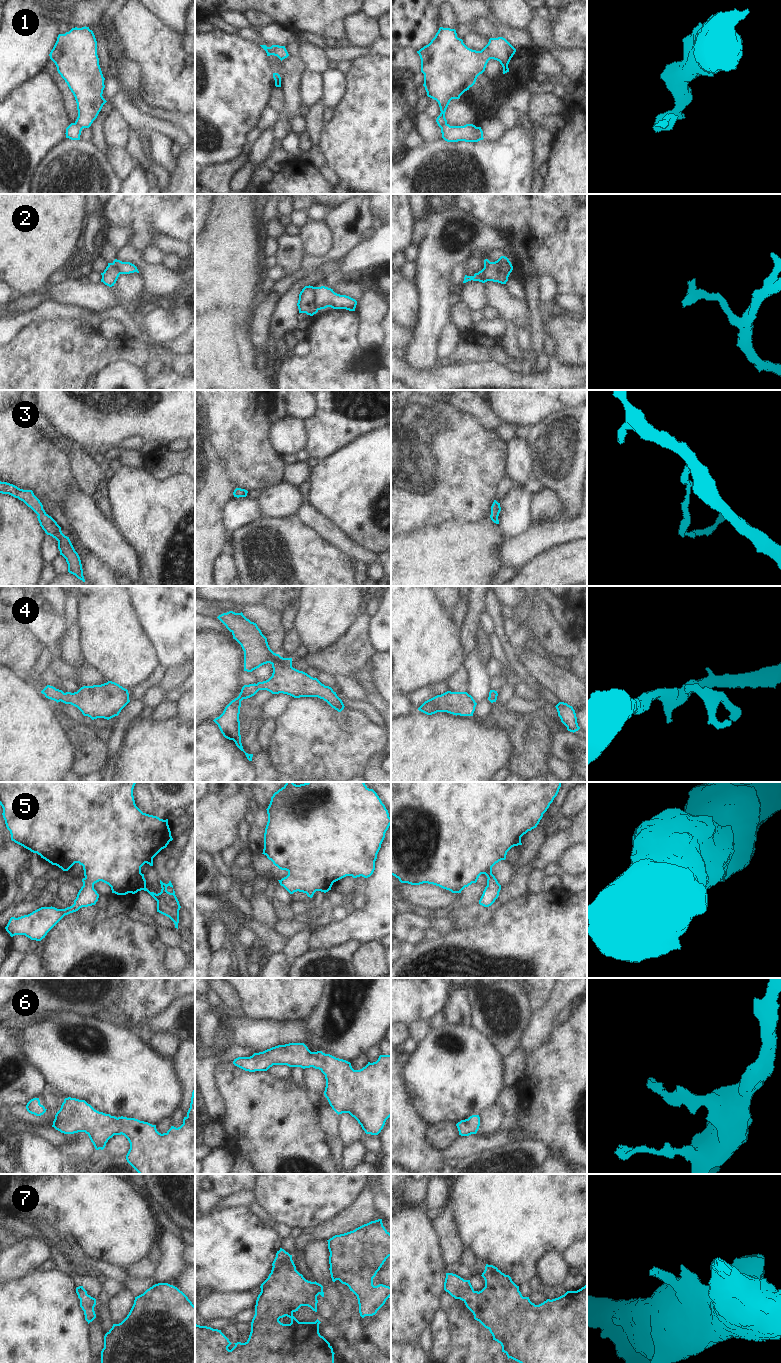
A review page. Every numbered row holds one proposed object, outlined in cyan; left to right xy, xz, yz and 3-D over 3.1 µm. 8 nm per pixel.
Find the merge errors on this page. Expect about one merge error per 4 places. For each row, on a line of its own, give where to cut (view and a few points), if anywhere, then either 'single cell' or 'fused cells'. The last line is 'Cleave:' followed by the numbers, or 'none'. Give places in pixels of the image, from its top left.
1: cut in xz along (270, 47), (276, 55); fused cells
2: cut in xz along (313, 287), (314, 304), (318, 309); fused cells
3: no cut; single cell
4: no cut; single cell
5: no cut; single cell
6: no cut; single cell
7: no cut; single cell
Cleave: 1, 2

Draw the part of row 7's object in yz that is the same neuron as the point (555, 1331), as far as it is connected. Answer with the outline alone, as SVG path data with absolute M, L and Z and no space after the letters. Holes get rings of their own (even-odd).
M486 1264L481 1275L485 1280L485 1287L475 1291L470 1280L464 1280L453 1273L446 1273L444 1290L455 1299L462 1300L473 1313L474 1319L487 1328L493 1340L502 1346L508 1359L519 1363L587 1363L587 1285L577 1291L567 1291L564 1295L547 1299L535 1305L529 1297L523 1297L509 1275L502 1273L497 1267Z

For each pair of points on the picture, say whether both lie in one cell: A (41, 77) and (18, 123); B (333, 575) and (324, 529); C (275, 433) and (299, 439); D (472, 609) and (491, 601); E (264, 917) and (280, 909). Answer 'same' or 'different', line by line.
A: same
B: different
C: same
D: different
E: different

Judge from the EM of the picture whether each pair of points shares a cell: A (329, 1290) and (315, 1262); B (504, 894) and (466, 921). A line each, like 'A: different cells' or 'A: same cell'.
A: same cell
B: same cell

